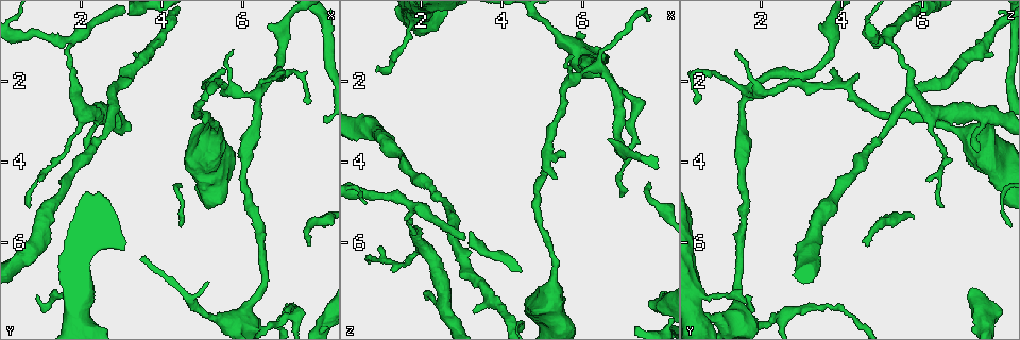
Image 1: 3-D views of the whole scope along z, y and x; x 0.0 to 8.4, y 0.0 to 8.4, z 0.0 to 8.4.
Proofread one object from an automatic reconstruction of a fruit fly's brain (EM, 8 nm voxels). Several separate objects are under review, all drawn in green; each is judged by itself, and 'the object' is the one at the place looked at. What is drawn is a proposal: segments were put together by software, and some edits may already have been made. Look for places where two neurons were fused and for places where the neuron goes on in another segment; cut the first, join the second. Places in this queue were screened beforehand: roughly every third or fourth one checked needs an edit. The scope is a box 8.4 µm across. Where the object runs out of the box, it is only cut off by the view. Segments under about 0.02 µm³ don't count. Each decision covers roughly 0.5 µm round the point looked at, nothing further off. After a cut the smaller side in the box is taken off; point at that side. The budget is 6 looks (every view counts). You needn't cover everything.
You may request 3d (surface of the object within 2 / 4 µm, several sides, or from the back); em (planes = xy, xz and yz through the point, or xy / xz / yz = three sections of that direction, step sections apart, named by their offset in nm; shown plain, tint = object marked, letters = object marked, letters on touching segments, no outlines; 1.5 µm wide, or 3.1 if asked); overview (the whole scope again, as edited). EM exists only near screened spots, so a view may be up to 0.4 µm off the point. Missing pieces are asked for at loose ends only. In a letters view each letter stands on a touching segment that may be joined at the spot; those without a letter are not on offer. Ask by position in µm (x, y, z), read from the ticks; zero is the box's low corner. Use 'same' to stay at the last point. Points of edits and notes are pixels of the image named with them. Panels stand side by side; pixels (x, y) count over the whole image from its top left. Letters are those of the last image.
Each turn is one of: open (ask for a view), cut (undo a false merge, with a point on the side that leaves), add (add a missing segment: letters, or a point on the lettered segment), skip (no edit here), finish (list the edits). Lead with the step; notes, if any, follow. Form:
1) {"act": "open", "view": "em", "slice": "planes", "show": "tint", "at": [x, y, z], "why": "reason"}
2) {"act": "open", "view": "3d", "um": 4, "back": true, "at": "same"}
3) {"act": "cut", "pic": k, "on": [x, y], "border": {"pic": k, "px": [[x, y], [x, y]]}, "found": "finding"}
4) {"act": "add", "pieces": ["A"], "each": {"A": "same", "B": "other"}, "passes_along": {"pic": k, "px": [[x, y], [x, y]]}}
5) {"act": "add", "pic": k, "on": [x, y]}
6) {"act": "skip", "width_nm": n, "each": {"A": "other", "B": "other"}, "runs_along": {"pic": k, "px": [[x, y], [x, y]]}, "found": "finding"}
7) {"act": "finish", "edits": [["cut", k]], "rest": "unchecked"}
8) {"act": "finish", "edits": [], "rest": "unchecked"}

{"act": "open", "view": "3d", "um": 4, "at": [5.55, 1.65, 3.70], "why": "an open end"}

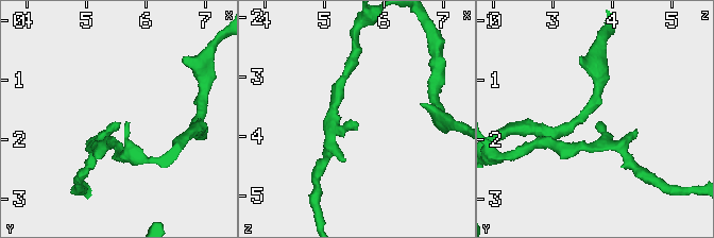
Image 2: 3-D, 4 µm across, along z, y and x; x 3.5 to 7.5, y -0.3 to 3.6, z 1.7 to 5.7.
{"act": "open", "view": "em", "slice": "planes", "show": "tint", "at": [5.55, 1.65, 3.80]}

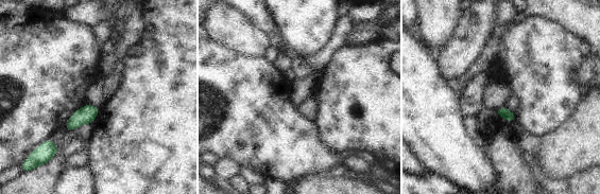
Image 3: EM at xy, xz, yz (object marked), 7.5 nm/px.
{"act": "open", "view": "em", "slice": "planes", "show": "letters", "at": "same", "why": "what lies round it"}

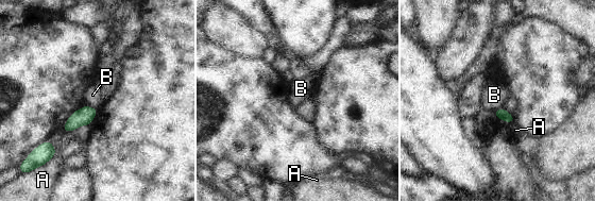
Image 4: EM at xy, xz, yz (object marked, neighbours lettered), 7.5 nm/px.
{"act": "skip", "each": {"A": "other", "B": "other"}, "found": "none of them fits"}

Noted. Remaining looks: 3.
{"act": "open", "view": "3d", "um": 4, "at": [7.00, 7.75, 4.25], "why": "narrows sharply"}

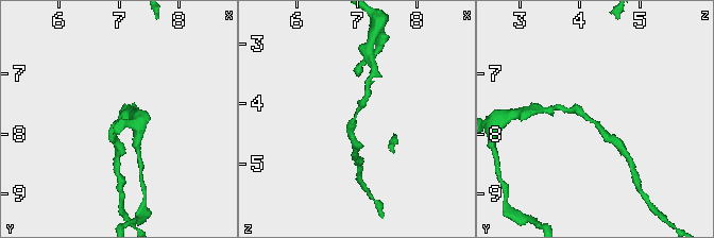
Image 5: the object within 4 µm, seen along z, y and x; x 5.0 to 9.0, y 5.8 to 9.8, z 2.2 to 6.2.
{"act": "open", "view": "em", "slice": "xz", "step": 8, "show": "tint", "at": [6.95, 7.75, 4.25]}

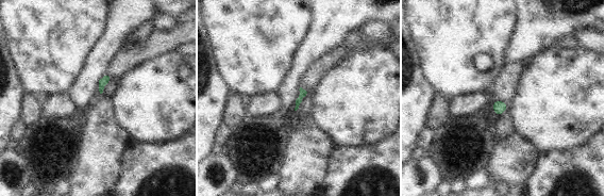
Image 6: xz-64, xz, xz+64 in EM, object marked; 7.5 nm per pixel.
{"act": "open", "view": "em", "slice": "planes", "show": "letters", "at": "same"}

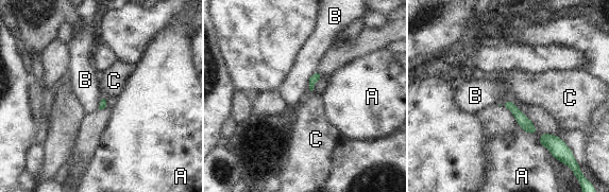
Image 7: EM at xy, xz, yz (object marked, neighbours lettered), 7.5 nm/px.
{"act": "skip", "each": {"A": "other", "B": "other", "C": "other"}, "runs_along": {"pic": 7, "px": [[507, 103], [534, 131]]}, "found": "one neuron here"}

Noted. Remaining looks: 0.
{"act": "finish", "edits": [], "rest": "unchecked"}

